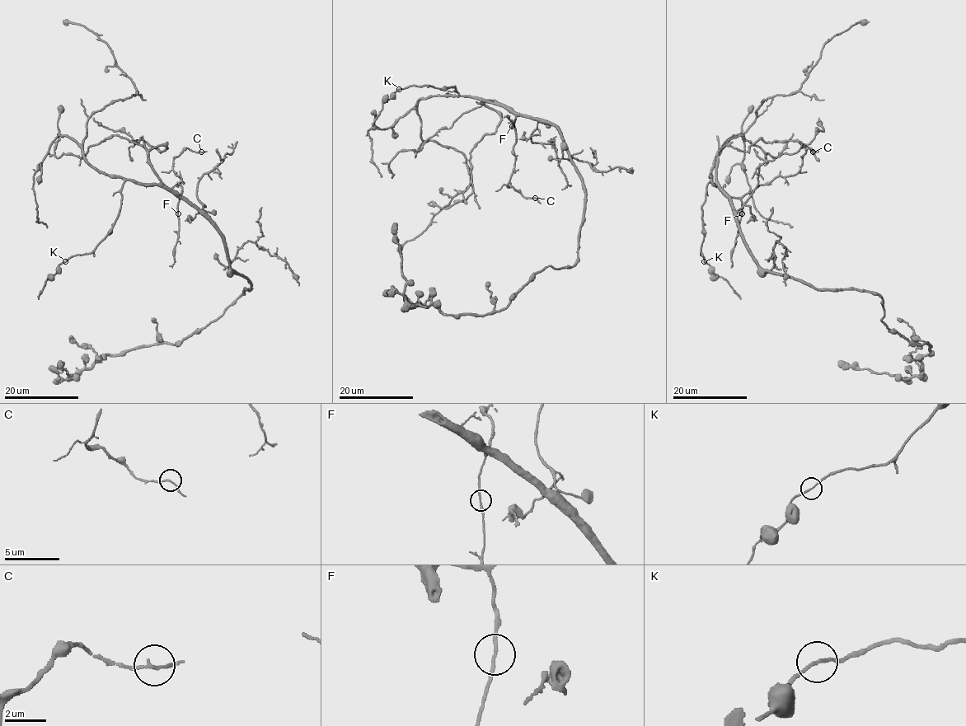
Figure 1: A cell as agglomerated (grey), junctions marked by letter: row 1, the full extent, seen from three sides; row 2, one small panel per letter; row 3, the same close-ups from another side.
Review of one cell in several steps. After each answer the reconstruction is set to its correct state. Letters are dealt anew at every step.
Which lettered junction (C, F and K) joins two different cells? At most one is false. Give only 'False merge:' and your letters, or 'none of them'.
False merge: none of them

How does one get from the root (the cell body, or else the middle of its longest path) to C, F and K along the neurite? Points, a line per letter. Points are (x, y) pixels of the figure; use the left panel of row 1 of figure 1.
C: (227, 249), (220, 232), (185, 198), (180, 197), (180, 175), (172, 169), (173, 160), (186, 148), (201, 152)
F: (227, 249), (220, 232), (185, 198), (181, 197), (178, 202), (178, 213)
K: (227, 249), (220, 232), (185, 201), (157, 185), (126, 180), (112, 231), (91, 252), (64, 261)

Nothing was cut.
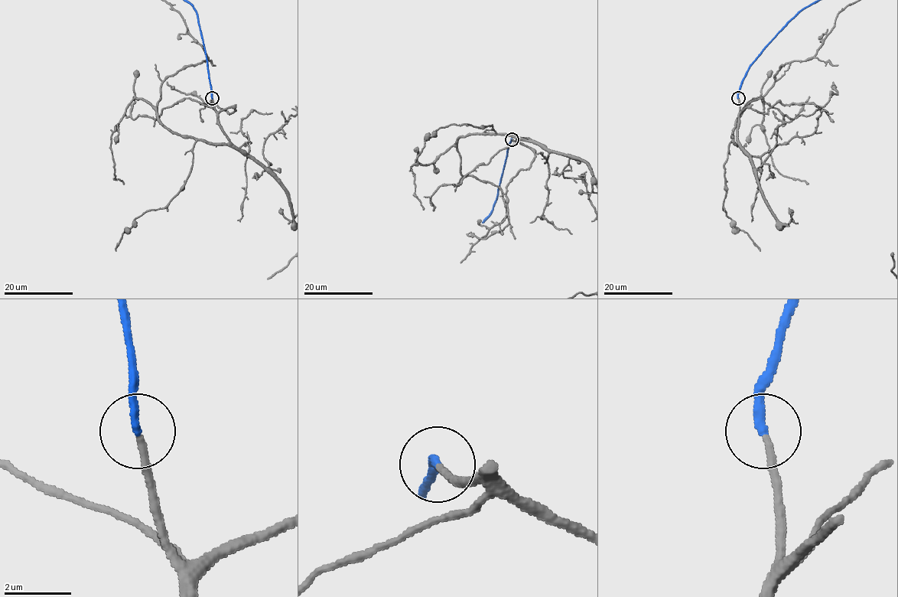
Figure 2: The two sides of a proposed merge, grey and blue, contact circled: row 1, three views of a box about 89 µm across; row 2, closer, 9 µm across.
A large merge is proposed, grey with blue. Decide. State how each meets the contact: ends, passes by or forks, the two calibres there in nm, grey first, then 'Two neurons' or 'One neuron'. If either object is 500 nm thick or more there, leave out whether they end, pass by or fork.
At the ring grey ends. At the ring blue ends. Thickness 200 nm (grey) against 280 nm. One neuron

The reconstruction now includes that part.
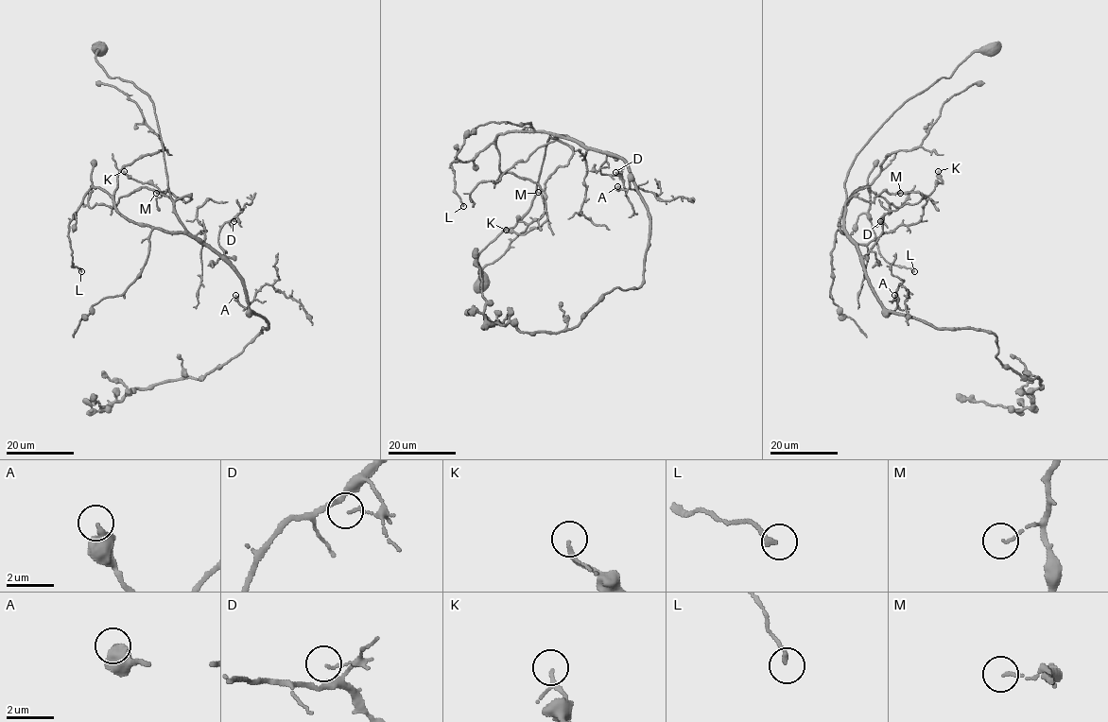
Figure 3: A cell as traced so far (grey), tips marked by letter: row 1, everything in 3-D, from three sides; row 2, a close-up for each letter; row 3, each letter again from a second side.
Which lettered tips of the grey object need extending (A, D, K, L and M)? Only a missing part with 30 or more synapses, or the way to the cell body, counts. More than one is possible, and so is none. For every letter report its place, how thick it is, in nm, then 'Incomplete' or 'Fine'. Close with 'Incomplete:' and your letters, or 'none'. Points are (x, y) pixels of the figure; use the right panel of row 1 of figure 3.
A: Place: (894, 295). Thickness 380 nm. Fine
D: Place: (880, 221). Thickness 80 nm. Fine
K: Place: (938, 171). Thickness 130 nm. Fine
L: Place: (914, 271). Thickness 190 nm. Fine
M: Place: (900, 193). Thickness 90 nm. Fine
Incomplete: none

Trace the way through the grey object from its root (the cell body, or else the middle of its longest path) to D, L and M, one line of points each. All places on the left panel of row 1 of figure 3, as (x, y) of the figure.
D: (101, 47), (95, 61), (105, 72), (130, 81), (152, 103), (180, 222), (225, 256), (218, 234), (233, 221)
L: (101, 47), (105, 72), (152, 103), (185, 231), (129, 222), (92, 188), (68, 225), (81, 271)
M: (101, 47), (95, 61), (105, 72), (130, 81), (152, 103), (170, 197), (191, 198), (156, 193)

